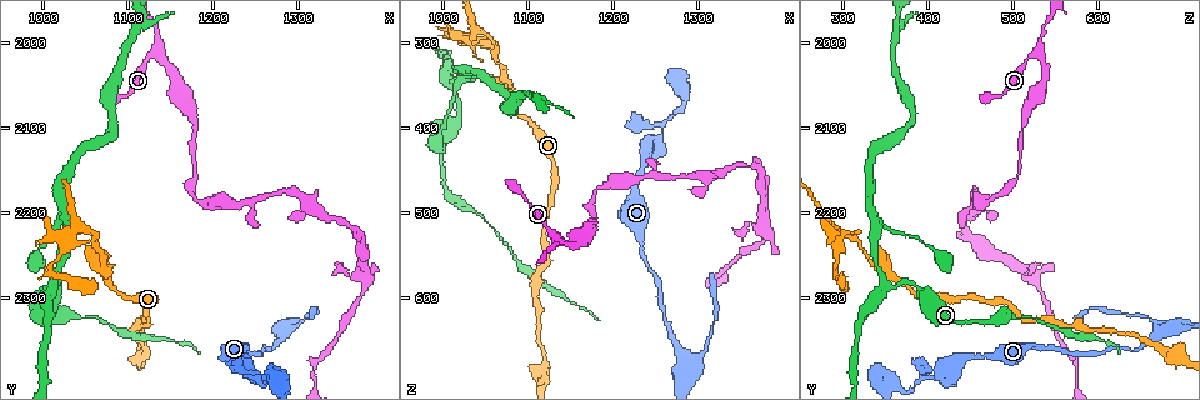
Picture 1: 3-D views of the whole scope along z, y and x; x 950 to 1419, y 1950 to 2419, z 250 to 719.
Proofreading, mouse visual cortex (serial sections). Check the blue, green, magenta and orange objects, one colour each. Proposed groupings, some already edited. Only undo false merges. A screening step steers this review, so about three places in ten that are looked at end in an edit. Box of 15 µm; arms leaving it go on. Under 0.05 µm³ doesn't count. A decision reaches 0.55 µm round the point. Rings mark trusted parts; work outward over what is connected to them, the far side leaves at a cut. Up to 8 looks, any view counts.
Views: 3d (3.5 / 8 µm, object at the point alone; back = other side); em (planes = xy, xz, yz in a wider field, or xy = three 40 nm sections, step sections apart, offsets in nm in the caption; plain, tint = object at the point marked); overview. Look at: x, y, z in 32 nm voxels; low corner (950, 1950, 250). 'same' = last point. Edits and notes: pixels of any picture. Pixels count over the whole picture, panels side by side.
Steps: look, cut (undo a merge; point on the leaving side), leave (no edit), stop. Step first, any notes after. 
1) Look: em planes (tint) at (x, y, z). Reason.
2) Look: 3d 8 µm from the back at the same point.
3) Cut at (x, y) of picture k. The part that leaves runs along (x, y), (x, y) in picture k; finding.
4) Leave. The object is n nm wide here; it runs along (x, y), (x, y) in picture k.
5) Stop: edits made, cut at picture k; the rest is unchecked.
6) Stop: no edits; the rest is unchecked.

Look: 3d 3.5 µm at (1015, 2285, 355). Arms part here.

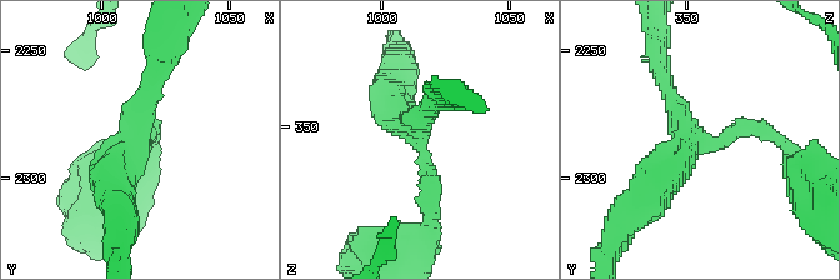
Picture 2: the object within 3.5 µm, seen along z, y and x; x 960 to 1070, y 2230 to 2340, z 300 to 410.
Look: em xy step 1 (tint) at (1016, 2283, 353). Need the tissue.

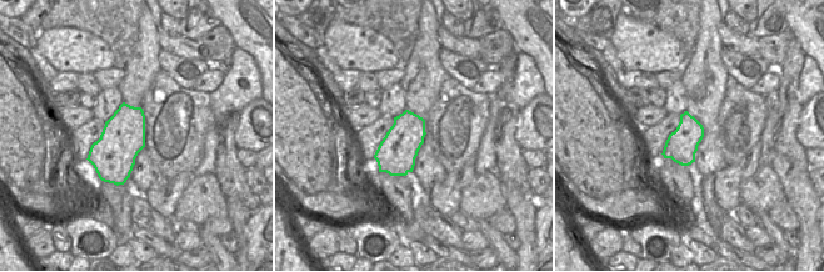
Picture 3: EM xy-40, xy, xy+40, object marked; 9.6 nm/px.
Leave. All the same cell.

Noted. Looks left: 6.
Look: 3d 3.5 µm at (1040, 2215, 290). Looks like a crossing.

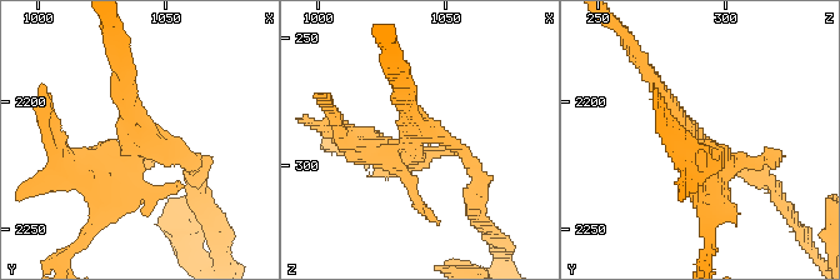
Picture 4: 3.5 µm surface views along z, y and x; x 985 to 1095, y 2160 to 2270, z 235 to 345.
Look: em xy step 5 (tint) at (1038, 2220, 290). Need the tissue.

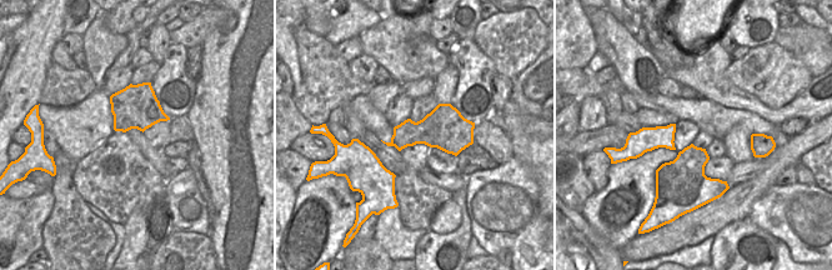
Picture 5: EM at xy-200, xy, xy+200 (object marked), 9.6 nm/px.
Leave. It runs along (195, 165), (141, 143), (99, 220) in picture 4; continuous, no second cell.

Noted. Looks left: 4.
Look: 3d 3.5 µm at (1260, 2390, 400). Three arms meet.

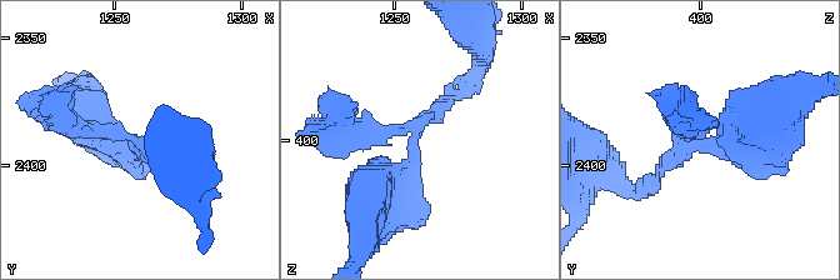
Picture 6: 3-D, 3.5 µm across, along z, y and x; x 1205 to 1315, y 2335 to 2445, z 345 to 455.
Look: em xy step 5 (tint) at (1258, 2392, 399). 3 arms meet here; the arms are 150, 200, 450 nm wide; need the tissue.

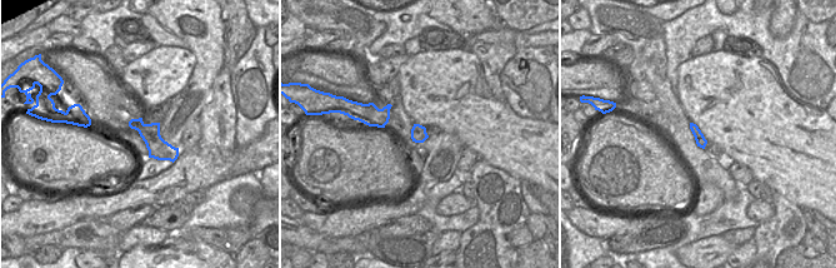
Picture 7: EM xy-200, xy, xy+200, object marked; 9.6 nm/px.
Leave. It runs along (369, 193), (415, 154), (419, 125), (465, 86) in picture 6; one cell here.

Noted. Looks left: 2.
Stop: no edits; the rest is unchecked.

